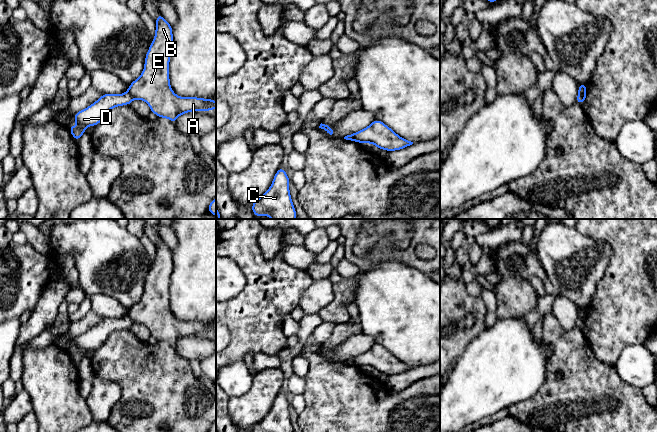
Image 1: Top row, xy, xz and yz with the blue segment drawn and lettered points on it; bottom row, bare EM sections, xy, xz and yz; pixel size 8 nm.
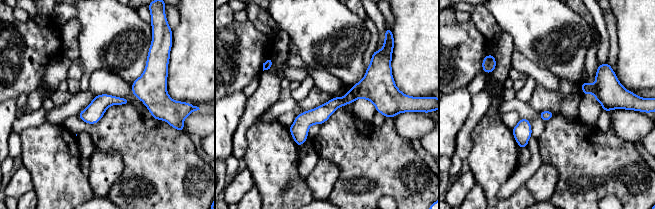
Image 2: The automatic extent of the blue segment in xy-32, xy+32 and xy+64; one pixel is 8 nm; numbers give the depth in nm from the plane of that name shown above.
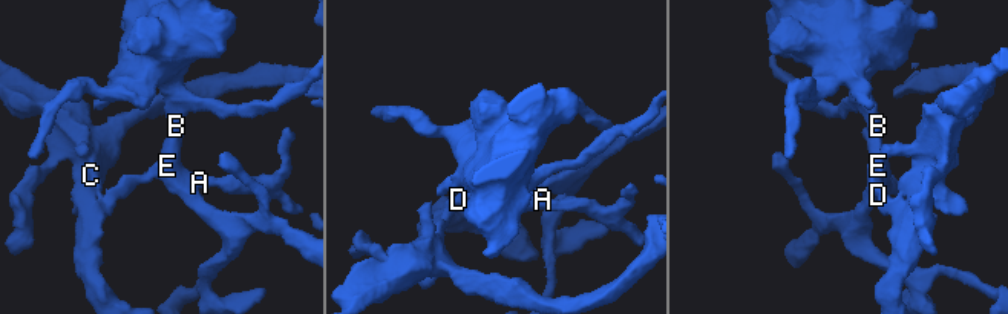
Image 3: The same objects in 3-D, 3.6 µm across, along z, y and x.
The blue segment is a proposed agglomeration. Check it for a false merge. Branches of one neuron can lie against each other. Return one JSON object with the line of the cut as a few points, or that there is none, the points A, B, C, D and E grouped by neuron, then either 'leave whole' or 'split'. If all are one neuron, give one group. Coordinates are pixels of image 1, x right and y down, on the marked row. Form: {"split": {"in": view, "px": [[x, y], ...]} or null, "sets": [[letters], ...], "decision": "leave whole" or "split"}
{"split": {"in": "xy", "px": [[128, 90], [135, 98]]}, "sets": [["A", "B", "E"], ["C", "D"]], "decision": "split"}

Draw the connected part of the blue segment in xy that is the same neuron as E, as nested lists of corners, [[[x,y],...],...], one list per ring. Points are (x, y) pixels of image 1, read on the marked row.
[[[159,13],[155,20],[155,36],[145,56],[144,70],[140,77],[134,80],[128,87],[128,91],[135,99],[145,101],[152,113],[160,118],[167,118],[173,123],[177,118],[185,113],[192,111],[211,111],[216,108],[214,99],[204,99],[198,97],[177,96],[171,86],[169,78],[169,62],[173,46],[172,26]]]

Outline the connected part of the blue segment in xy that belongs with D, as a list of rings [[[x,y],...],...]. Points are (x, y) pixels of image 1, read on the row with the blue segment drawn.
[[[129,91],[123,94],[102,94],[90,106],[72,115],[77,122],[76,126],[68,127],[73,138],[78,141],[87,127],[98,125],[112,108],[129,105],[134,99]]]

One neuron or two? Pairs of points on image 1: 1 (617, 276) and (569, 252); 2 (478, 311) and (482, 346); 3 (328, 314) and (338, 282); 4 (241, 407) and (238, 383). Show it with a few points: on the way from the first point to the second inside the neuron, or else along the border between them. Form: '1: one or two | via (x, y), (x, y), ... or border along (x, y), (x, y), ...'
1: two | border along (611, 247), (609, 264), (598, 283), (596, 292)
2: two | border along (485, 328), (463, 348)
3: one | via (336, 306), (339, 303), (339, 290)
4: two | border along (253, 376), (253, 382), (245, 392), (229, 397)

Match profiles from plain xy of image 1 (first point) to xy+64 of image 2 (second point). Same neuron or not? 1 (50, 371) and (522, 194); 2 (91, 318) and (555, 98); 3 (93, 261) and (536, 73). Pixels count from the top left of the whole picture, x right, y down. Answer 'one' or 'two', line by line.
1: one
2: one
3: two

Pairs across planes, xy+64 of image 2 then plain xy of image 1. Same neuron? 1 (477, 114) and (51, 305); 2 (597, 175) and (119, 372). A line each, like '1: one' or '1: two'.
1: one
2: one

